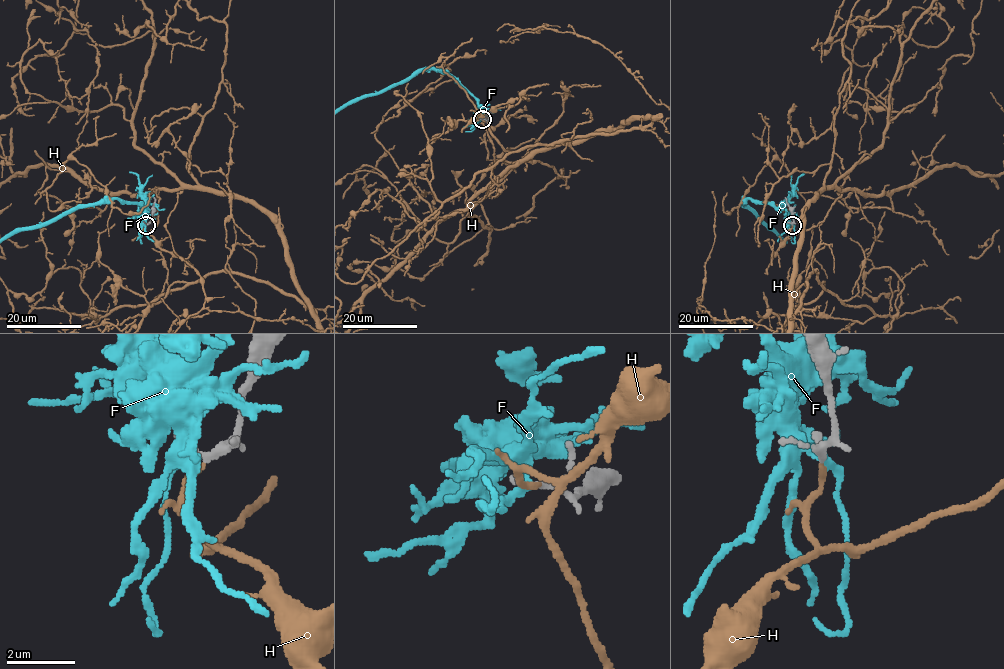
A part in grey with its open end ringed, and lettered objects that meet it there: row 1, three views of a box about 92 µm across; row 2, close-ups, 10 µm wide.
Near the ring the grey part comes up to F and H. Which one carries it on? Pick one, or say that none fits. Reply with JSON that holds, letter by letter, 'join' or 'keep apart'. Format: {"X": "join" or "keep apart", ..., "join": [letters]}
{"F": "keep apart", "H": "join", "join": ["H"]}

